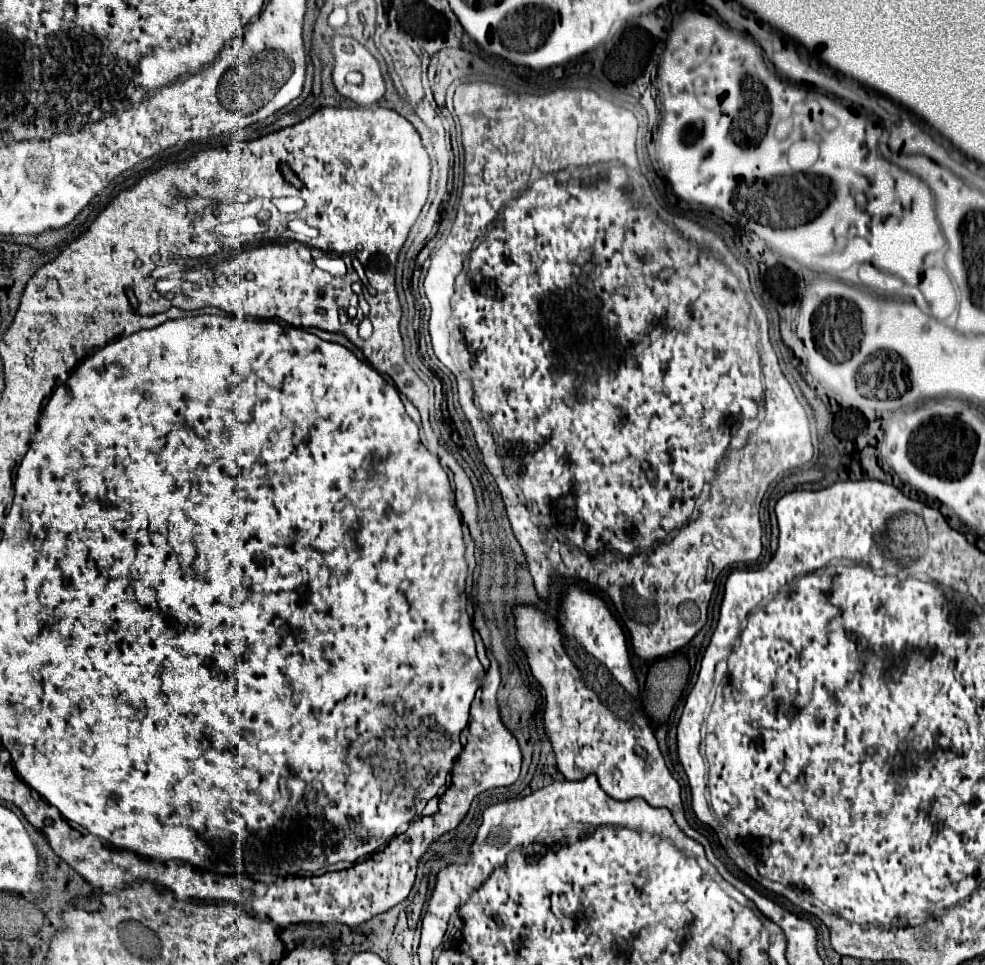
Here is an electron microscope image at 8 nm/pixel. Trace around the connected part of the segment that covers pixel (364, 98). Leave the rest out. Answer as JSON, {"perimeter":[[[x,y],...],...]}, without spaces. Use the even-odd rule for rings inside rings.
{"perimeter":[[[333,37],[333,55],[335,55],[335,69],[333,69],[333,83],[343,97],[353,99],[359,105],[373,105],[385,93],[385,83],[381,77],[381,69],[377,59],[355,39],[351,37]]]}

